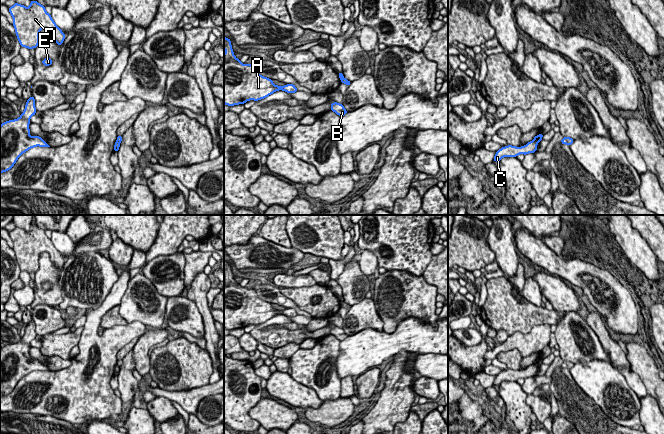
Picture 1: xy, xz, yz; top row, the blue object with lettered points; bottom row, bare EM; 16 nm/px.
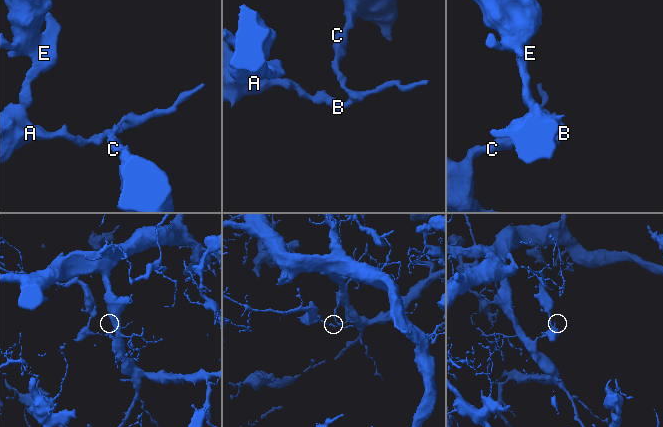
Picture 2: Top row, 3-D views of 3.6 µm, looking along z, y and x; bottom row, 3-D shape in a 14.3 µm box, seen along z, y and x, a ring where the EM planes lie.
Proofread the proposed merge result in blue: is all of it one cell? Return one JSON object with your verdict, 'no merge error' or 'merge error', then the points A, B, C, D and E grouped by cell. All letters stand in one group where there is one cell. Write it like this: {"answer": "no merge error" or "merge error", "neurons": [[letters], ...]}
{"answer": "merge error", "neurons": [["A", "B", "D", "E"], ["C"]]}

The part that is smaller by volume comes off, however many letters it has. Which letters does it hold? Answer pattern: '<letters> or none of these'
A, B, D, E

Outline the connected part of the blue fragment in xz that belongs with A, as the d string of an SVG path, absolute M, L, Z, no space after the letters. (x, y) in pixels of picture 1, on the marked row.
M226 37L224 49L224 104L233 106L249 100L258 101L278 90L290 94L297 91L295 85L277 86L272 79L259 75L254 65L241 63L233 53L230 39Z

